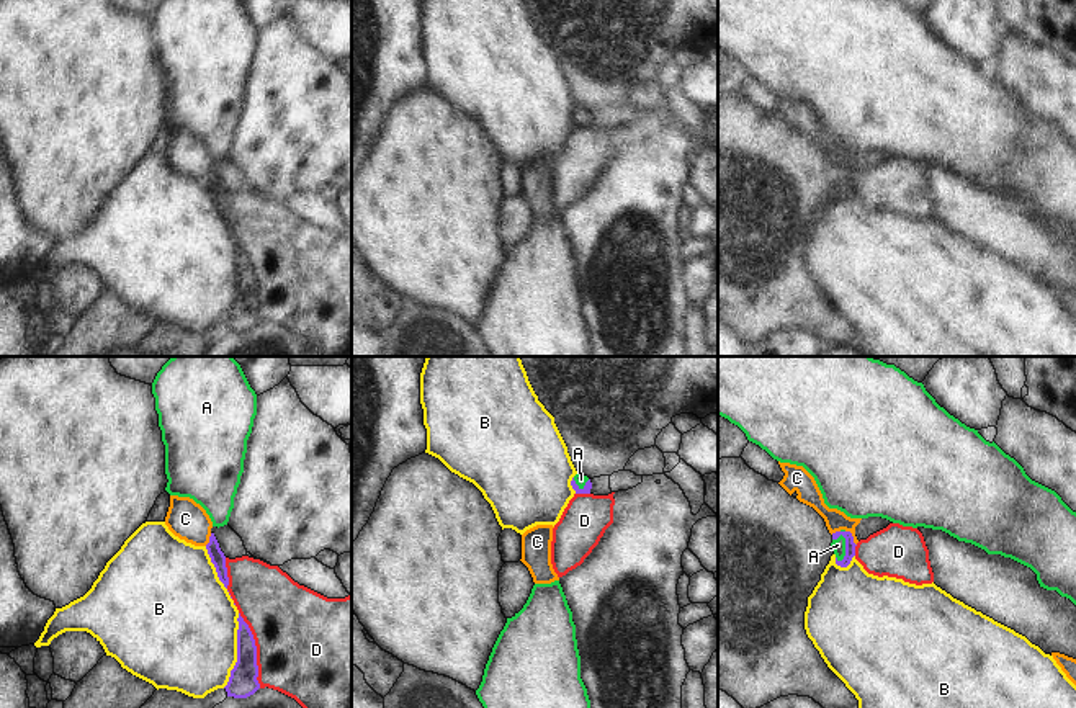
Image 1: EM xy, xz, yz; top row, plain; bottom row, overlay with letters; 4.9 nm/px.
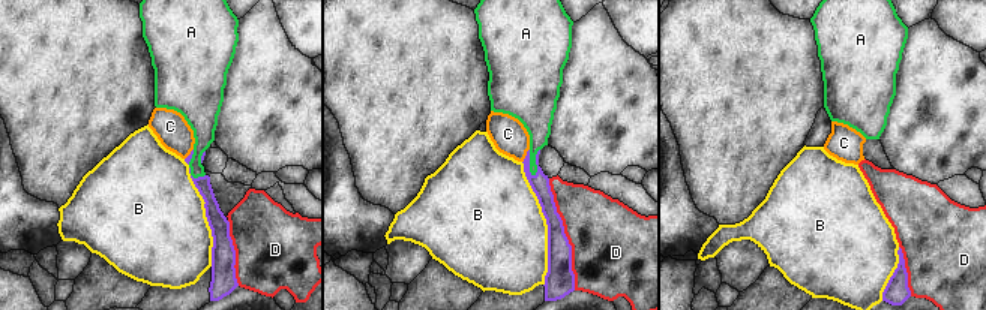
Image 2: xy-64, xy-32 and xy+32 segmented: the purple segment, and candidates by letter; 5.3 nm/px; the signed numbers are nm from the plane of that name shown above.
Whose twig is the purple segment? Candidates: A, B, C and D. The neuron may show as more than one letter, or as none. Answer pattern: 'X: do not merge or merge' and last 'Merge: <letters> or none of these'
A: merge
B: do not merge
C: do not merge
D: do not merge
Merge: A

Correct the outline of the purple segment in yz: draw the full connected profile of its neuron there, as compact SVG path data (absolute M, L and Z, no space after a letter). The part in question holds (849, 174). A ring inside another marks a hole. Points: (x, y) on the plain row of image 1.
M841 164L832 167L832 177L831 177L834 188L836 188L836 198L841 201L847 201L855 190L855 177L850 165Z

